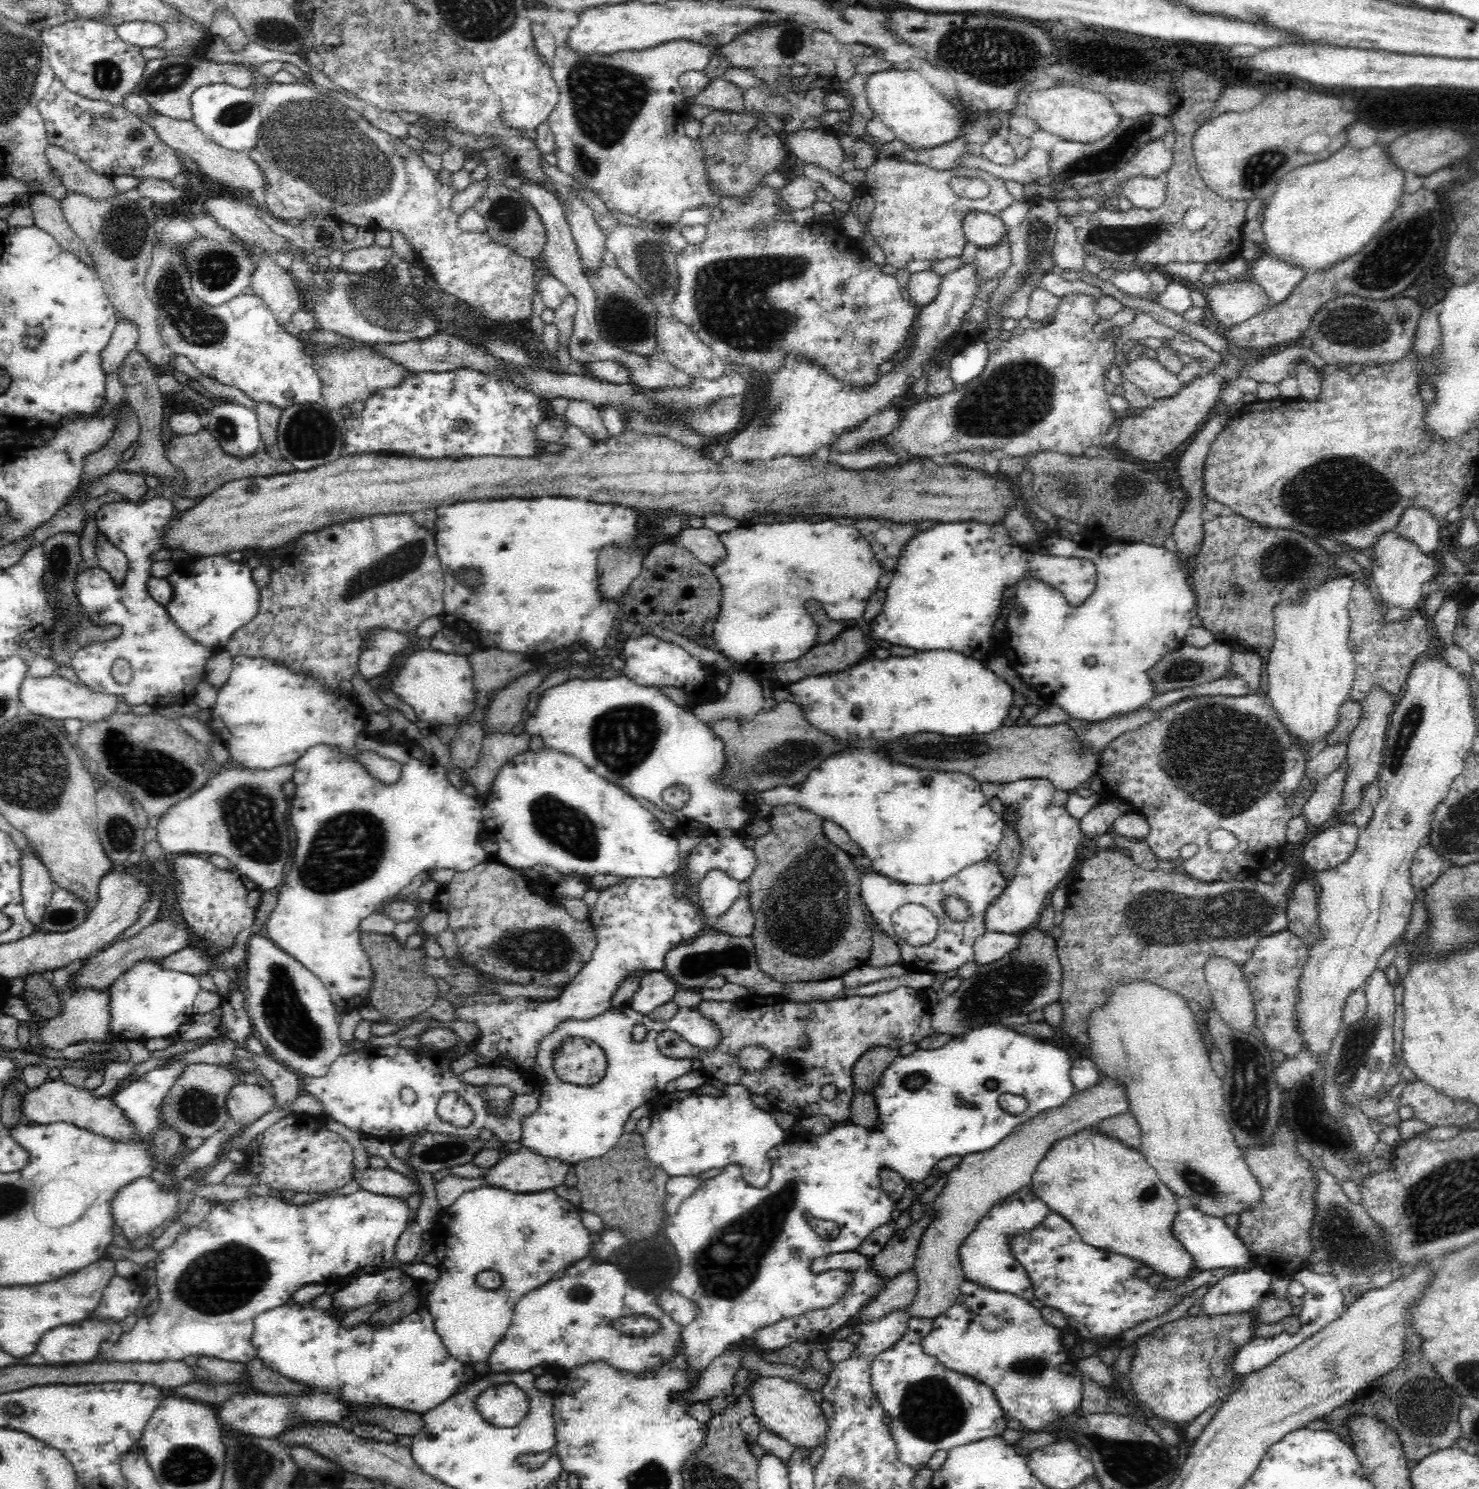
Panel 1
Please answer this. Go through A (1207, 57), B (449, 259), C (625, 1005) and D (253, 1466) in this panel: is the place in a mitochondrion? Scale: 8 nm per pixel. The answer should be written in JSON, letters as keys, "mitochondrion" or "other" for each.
{"A":"other","B":"other","C":"other","D":"mitochondrion"}

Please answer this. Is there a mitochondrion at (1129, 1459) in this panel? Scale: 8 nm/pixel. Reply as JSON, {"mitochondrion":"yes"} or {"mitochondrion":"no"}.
{"mitochondrion":"yes"}

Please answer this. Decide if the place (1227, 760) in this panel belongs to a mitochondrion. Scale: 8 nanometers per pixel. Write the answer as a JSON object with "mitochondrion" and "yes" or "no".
{"mitochondrion":"yes"}

